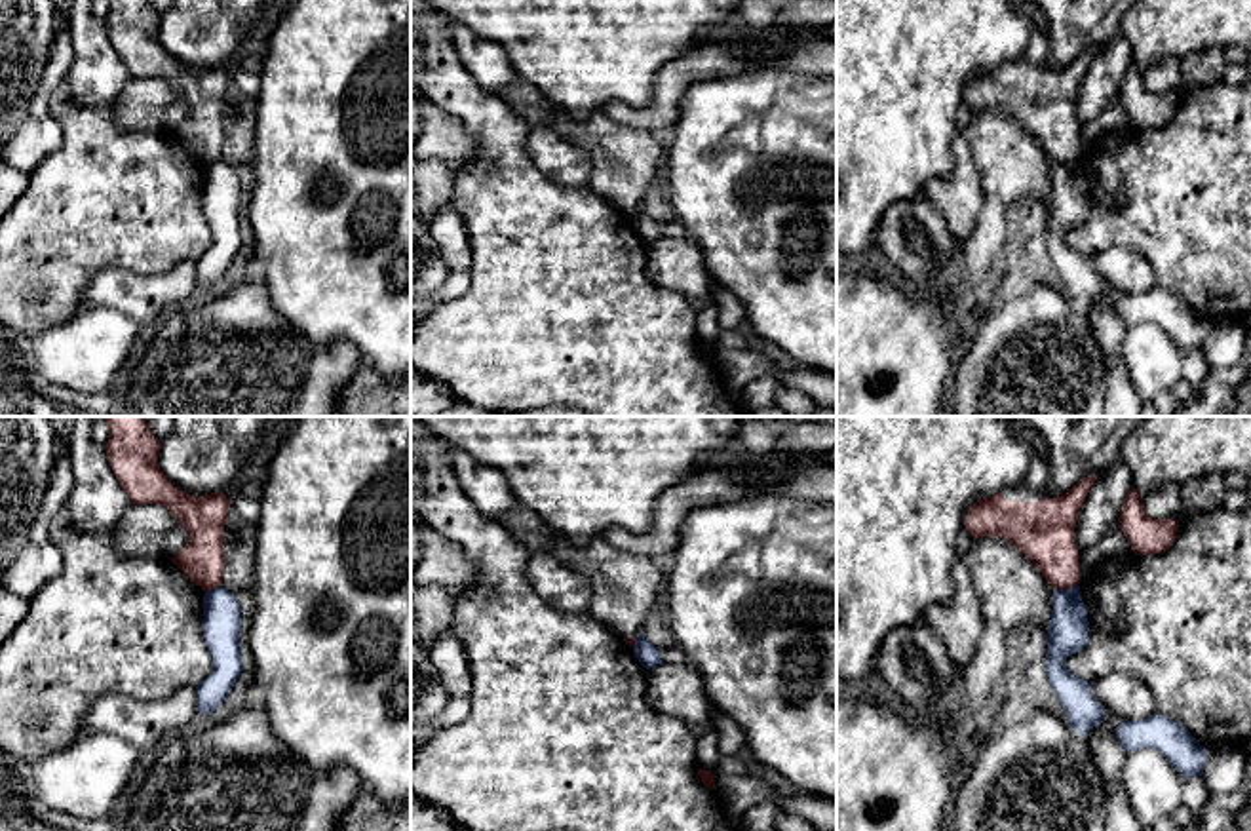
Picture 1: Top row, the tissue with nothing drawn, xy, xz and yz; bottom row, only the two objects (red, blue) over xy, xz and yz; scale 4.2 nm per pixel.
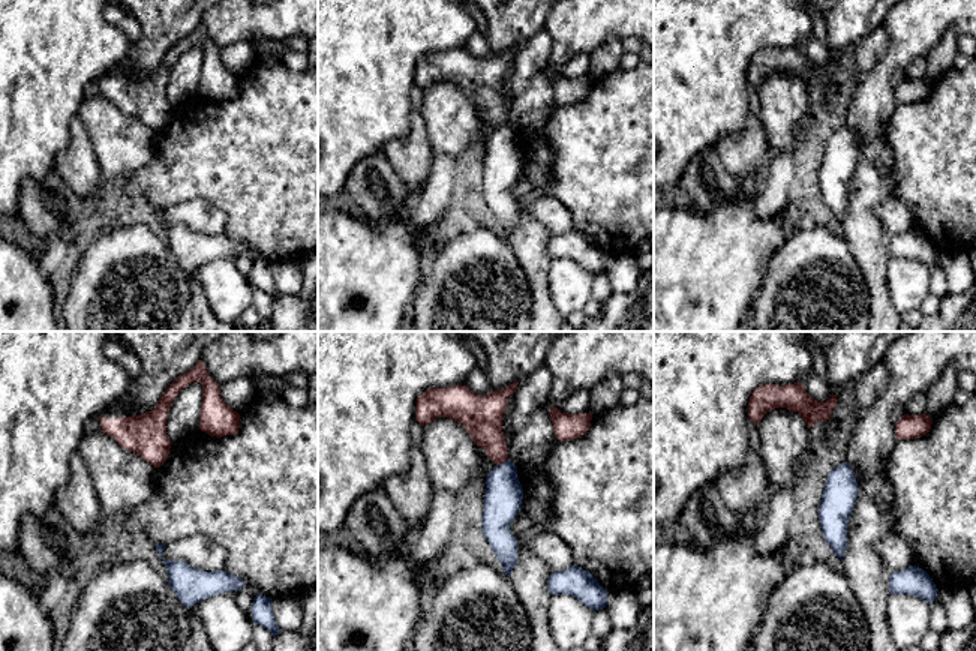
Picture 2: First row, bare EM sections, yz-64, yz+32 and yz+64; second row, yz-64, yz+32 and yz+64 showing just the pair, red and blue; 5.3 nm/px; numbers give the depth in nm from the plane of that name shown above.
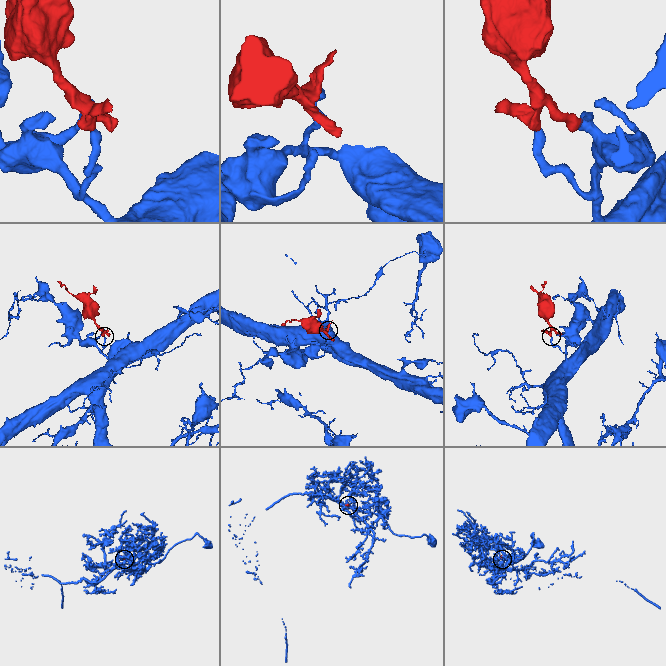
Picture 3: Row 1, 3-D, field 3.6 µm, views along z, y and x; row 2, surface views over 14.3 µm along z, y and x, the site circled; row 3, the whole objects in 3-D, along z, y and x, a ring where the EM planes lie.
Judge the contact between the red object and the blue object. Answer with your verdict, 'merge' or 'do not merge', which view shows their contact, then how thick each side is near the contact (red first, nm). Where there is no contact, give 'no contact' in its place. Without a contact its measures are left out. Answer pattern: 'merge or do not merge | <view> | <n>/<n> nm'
do not merge | yz | 260/180 nm

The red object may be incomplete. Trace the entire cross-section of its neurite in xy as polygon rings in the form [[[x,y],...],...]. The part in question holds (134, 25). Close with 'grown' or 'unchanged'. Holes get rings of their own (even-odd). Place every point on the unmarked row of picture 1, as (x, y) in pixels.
[[[108,0],[110,11],[106,17],[106,29],[110,42],[131,72],[131,78],[160,78],[165,80],[188,106],[188,116],[179,124],[171,135],[203,165],[219,162],[224,143],[224,97],[230,82],[230,74],[224,67],[211,67],[205,70],[190,70],[175,61],[167,49],[160,44],[158,30],[162,15],[152,8],[148,0]]]; unchanged

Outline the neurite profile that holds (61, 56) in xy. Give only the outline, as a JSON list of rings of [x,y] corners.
[[[70,17],[57,25],[53,49],[49,61],[44,68],[42,82],[36,89],[36,95],[30,101],[29,112],[36,118],[42,118],[49,112],[49,97],[53,89],[65,80],[68,67],[72,65],[70,49]]]

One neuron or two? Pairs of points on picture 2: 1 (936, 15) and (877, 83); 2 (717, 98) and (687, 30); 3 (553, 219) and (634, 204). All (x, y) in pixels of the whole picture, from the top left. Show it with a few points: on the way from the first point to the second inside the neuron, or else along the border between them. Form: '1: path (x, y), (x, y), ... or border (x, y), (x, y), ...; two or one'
1: path (919, 32), (904, 47), (892, 66); one
2: path (700, 81), (687, 68), (687, 47); one
3: border (547, 195), (558, 200), (568, 210), (574, 228); two

